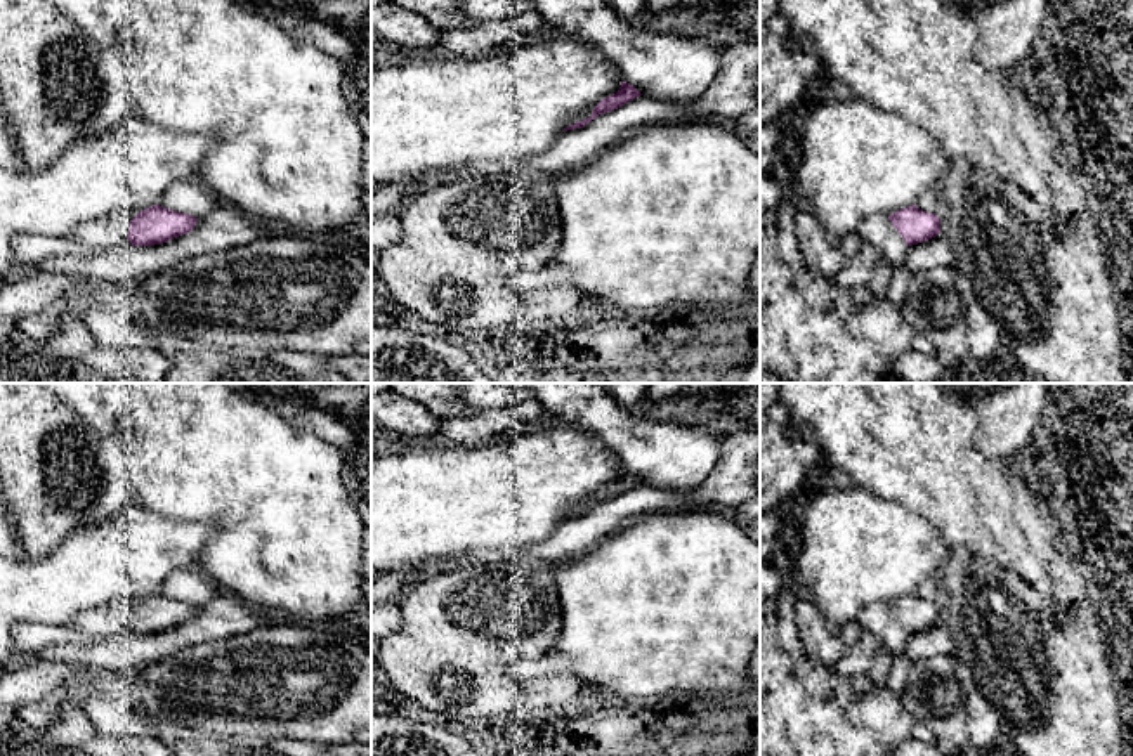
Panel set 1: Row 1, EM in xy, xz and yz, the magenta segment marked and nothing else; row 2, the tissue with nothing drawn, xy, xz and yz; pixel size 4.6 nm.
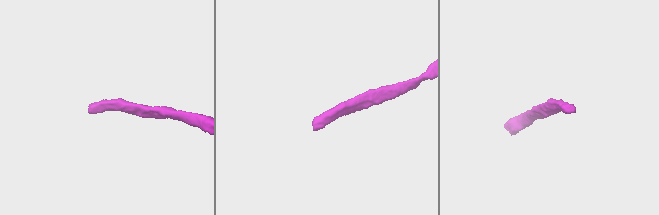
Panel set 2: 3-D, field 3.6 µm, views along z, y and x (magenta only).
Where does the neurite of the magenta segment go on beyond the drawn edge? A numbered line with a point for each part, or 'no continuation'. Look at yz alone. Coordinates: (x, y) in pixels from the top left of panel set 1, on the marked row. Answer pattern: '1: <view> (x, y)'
no continuation

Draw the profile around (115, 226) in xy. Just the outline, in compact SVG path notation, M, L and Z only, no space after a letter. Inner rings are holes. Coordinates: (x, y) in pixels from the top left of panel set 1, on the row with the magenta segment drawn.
M116 208L106 217L83 222L78 229L83 229L92 224L99 224L101 236L97 244L92 248L99 248L101 253L113 253L116 248L132 246L127 236L128 236L130 220L137 213L139 212Z

